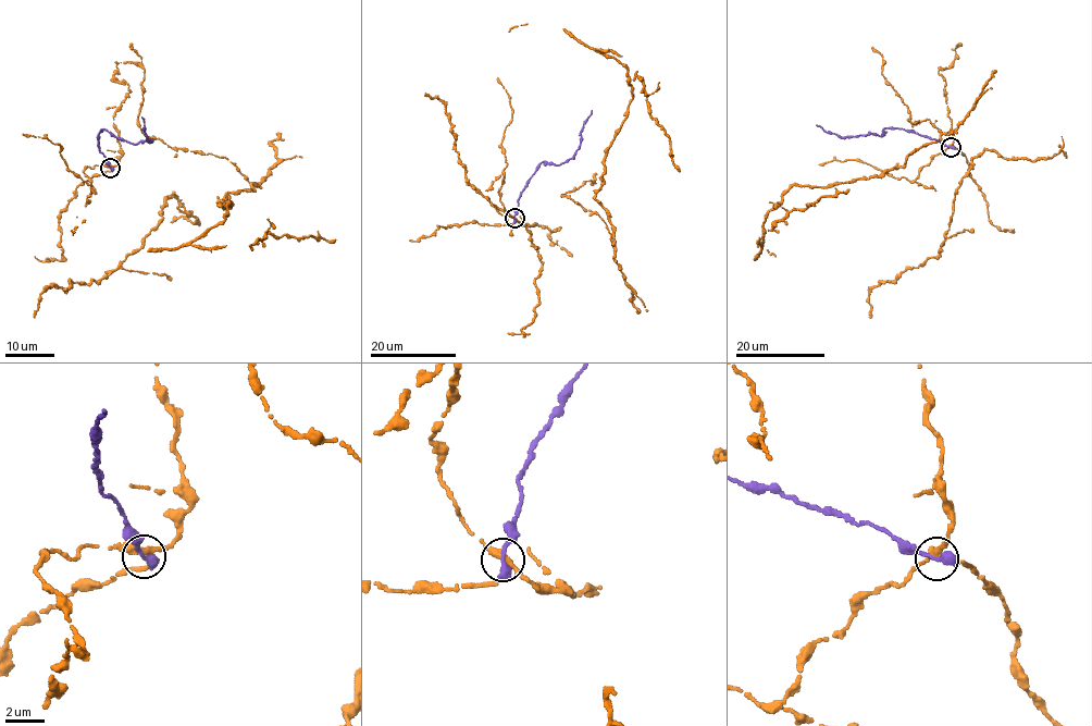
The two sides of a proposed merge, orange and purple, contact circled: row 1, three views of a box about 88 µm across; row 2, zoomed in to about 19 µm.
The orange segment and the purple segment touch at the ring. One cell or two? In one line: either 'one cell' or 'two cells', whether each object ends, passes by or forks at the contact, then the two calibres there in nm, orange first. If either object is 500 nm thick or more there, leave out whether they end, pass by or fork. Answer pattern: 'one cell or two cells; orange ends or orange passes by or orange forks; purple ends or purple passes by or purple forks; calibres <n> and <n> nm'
one cell; orange passes by; purple ends; calibres 320 and 400 nm

